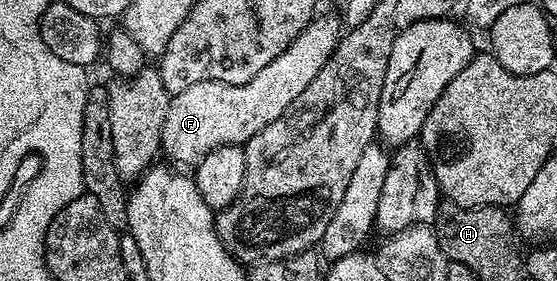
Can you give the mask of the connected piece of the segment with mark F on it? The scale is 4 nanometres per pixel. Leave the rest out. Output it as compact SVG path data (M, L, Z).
M315 16L314 20L296 35L296 39L284 50L264 71L252 75L248 83L229 85L219 81L201 81L188 91L180 91L173 94L168 107L168 119L164 119L164 131L162 132L161 152L167 153L179 166L197 166L208 151L225 145L245 146L256 131L268 127L280 115L288 111L288 107L320 75L320 67L328 63L328 59L334 53L334 48L342 39L344 25L337 16Z

